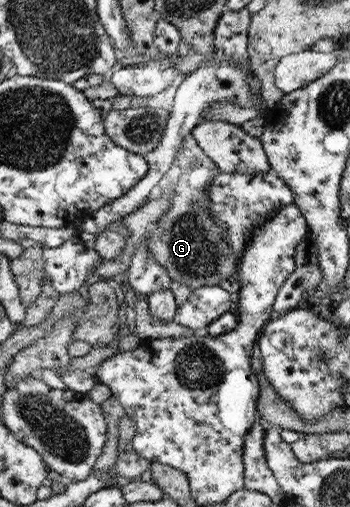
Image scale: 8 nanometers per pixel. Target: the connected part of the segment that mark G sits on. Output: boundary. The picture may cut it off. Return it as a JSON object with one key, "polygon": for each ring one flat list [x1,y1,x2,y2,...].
{"polygon":[[191,133,181,143,175,159,181,174,169,205,169,213,158,219,158,223,152,226,155,230,144,239,150,250,150,258,154,258,158,266,166,270,176,285,187,285,191,290,220,285,237,271,232,247,224,241,222,229,208,215,208,188,212,186,212,180,219,174,220,169,217,163,202,151]]}

